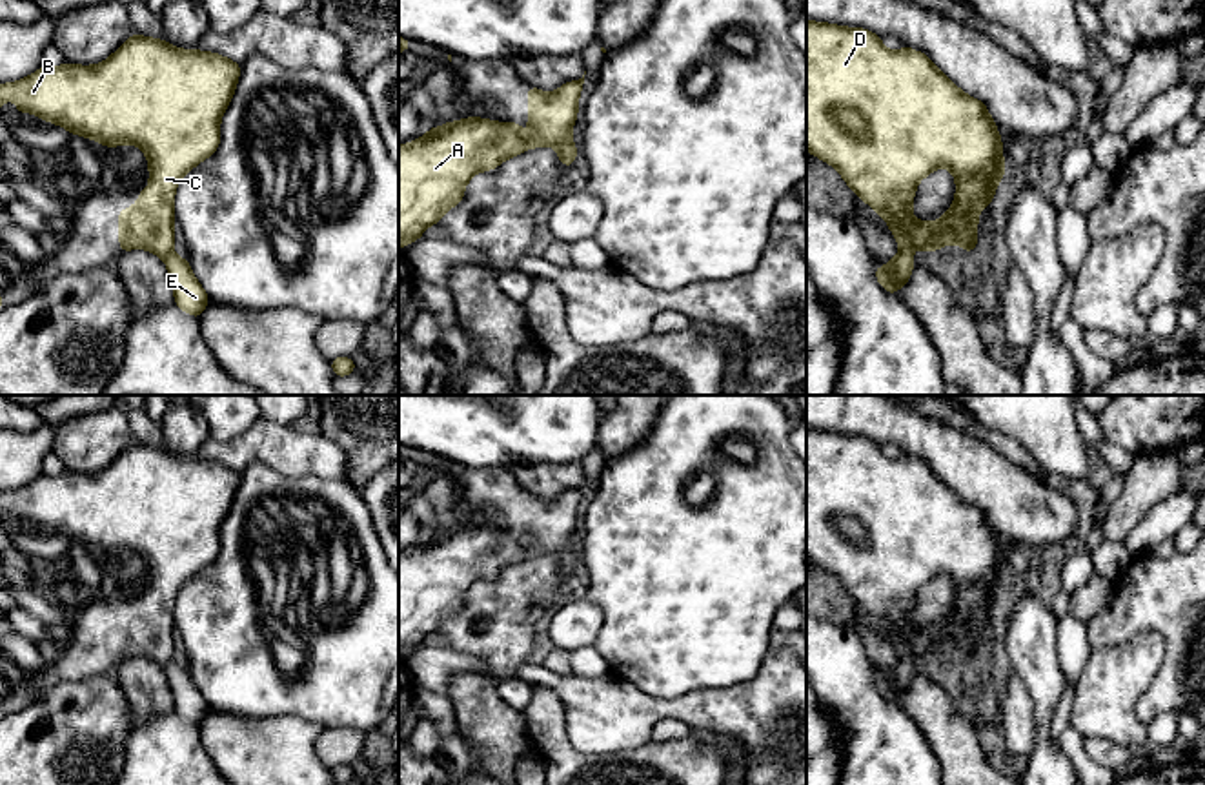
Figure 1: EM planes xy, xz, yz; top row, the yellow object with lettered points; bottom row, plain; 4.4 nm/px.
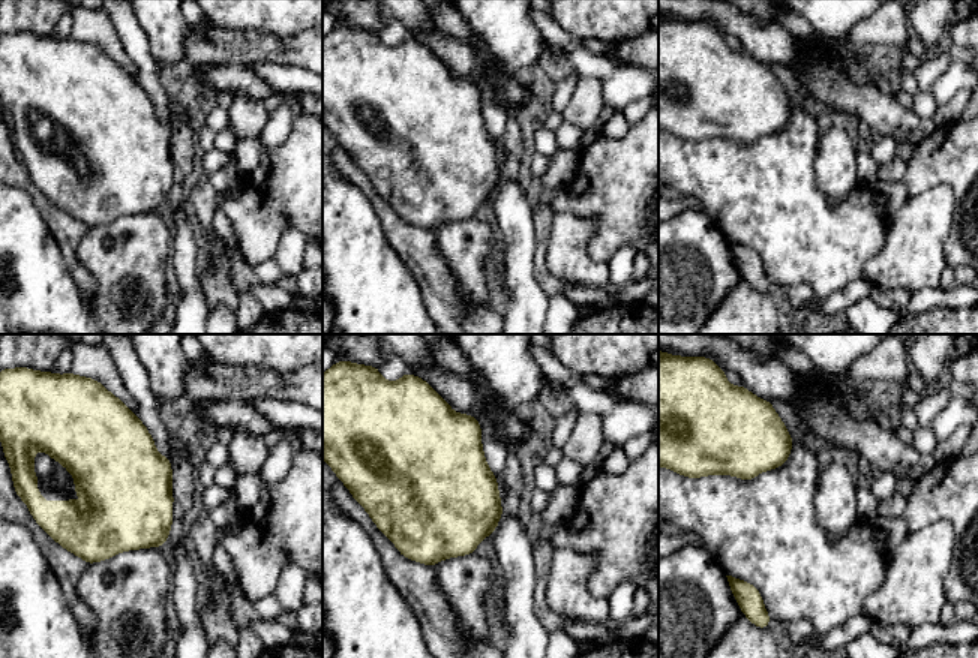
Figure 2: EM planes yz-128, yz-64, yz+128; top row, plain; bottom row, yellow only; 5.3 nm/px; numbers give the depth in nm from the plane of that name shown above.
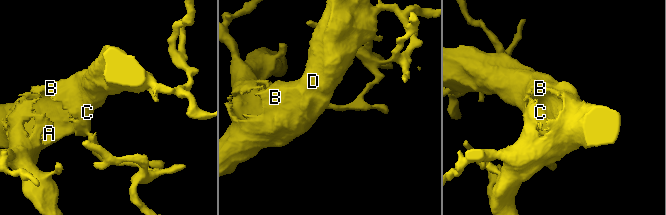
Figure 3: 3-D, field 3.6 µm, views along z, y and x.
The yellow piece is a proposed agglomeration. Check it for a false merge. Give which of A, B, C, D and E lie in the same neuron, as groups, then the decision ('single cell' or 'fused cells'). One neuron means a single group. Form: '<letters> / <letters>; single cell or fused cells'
A B C D E; single cell

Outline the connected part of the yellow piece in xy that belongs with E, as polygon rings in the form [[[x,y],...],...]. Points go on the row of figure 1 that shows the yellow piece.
[[[133,33],[107,60],[95,66],[42,66],[33,75],[0,84],[0,106],[15,97],[20,113],[33,113],[73,135],[93,138],[107,148],[133,144],[147,157],[149,186],[138,191],[133,208],[118,211],[120,253],[147,250],[160,257],[173,284],[175,304],[200,319],[209,297],[193,275],[187,259],[173,251],[178,182],[220,144],[220,118],[229,106],[240,64],[208,51],[178,49],[166,40]]]

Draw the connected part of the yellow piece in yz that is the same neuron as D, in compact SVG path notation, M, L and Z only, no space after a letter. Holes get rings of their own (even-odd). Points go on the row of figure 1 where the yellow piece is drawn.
M814 20L806 22L806 149L834 166L850 189L886 220L901 251L886 266L876 268L876 279L892 295L908 282L914 271L914 250L921 248L928 253L947 244L959 244L967 253L974 251L981 217L981 211L974 208L990 206L1005 175L1003 142L987 106L963 93L925 53L906 46L888 51L881 36L868 29ZM937 168L952 171L956 200L936 222L917 220L912 217L916 188Z

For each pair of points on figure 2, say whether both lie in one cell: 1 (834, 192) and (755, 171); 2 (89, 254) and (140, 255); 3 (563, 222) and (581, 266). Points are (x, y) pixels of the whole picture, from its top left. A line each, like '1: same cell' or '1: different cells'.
1: different cells
2: same cell
3: same cell

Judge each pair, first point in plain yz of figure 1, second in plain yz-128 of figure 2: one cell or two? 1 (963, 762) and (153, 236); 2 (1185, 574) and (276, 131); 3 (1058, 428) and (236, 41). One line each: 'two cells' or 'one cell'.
1: two cells
2: two cells
3: two cells

